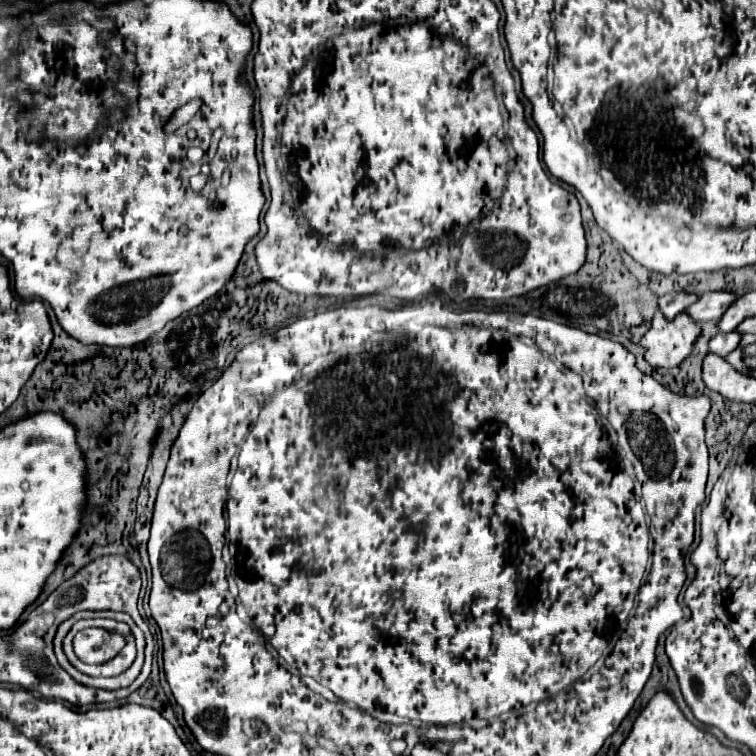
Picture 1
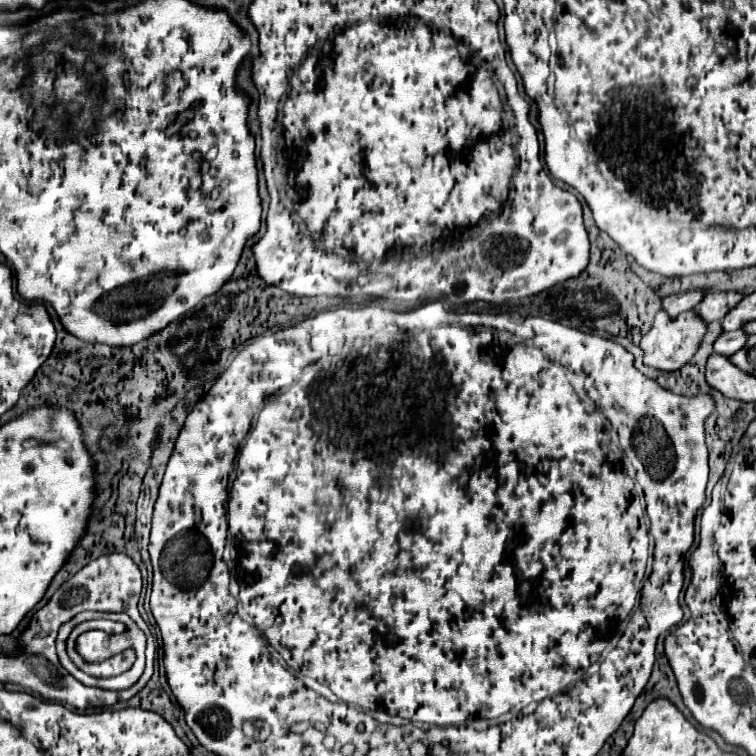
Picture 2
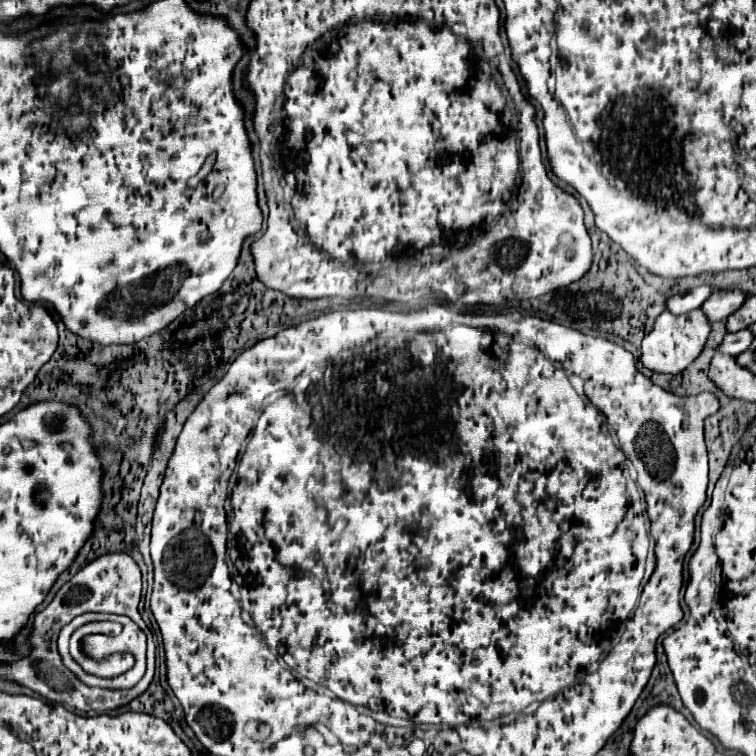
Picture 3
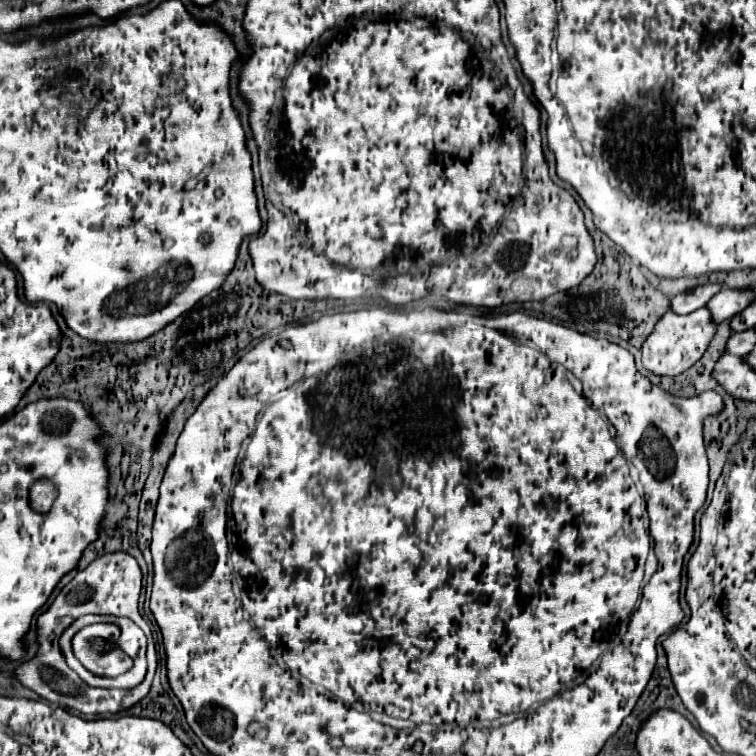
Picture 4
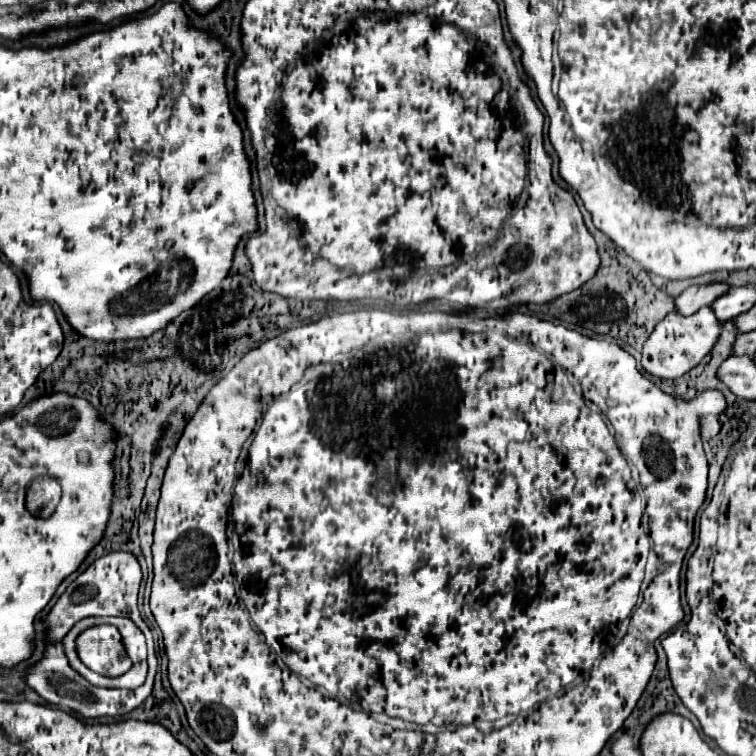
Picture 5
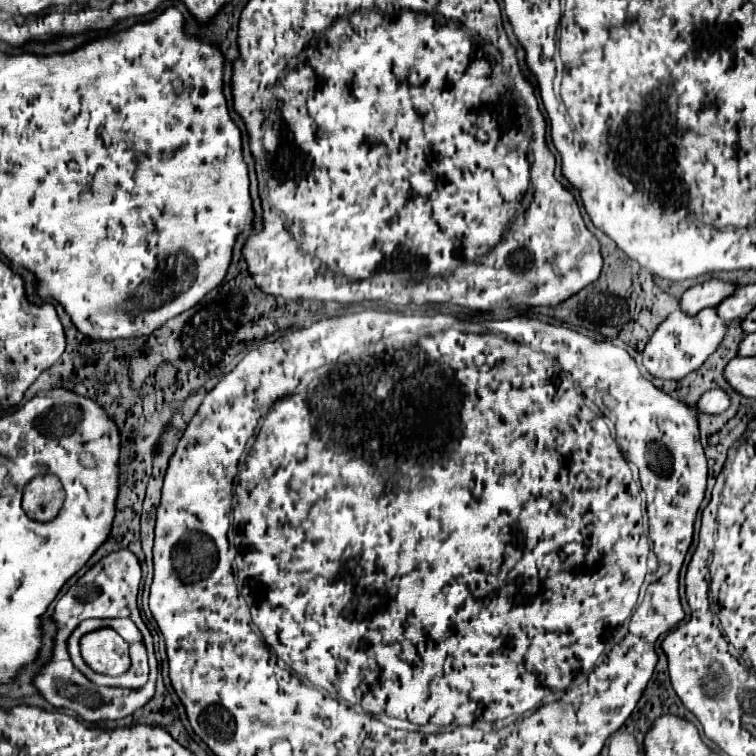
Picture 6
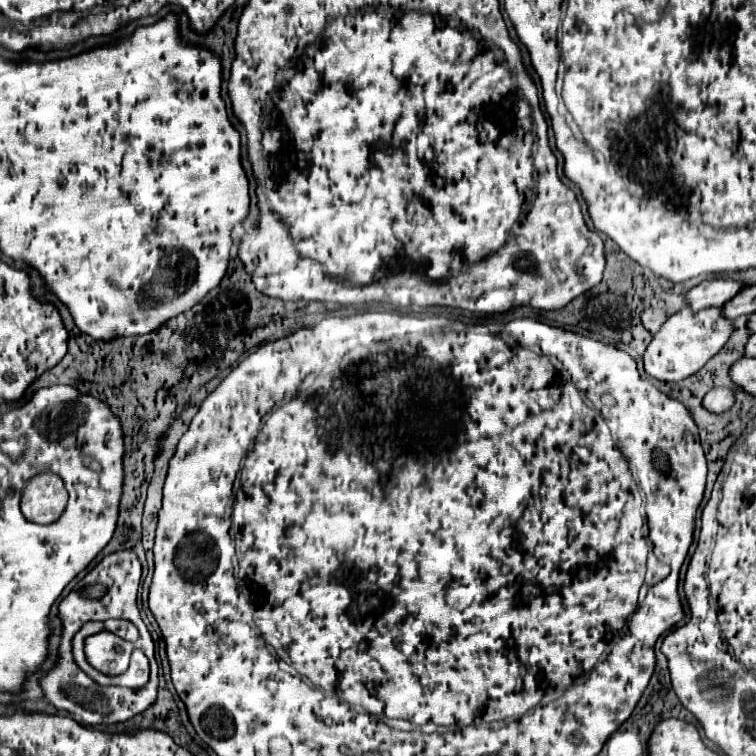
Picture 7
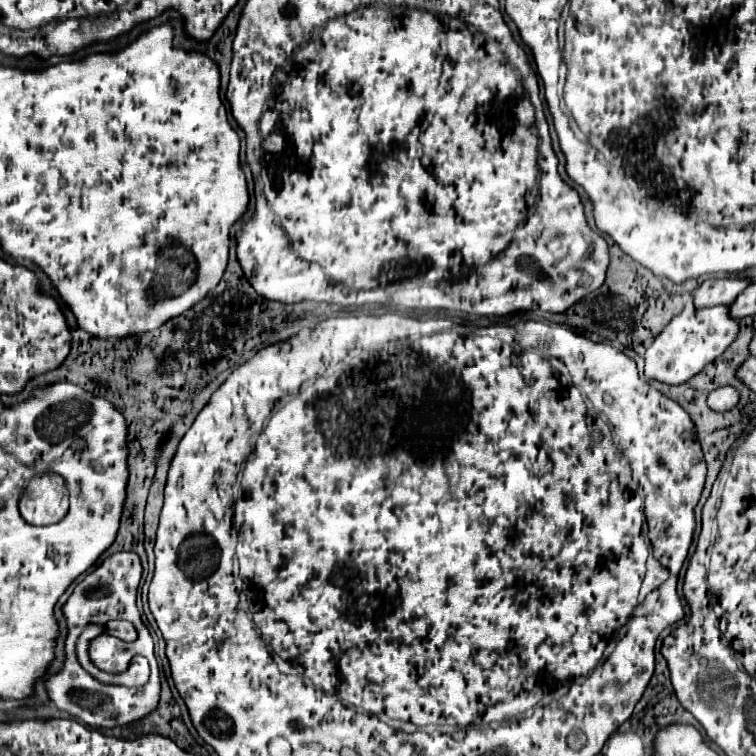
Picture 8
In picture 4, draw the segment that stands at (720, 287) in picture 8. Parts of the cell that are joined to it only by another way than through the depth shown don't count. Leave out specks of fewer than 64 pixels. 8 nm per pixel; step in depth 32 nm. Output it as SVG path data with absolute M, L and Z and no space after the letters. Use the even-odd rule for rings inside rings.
M702 284L702 286L688 288L686 292L672 298L672 312L690 314L690 312L706 306L710 302L710 298L714 294L718 294L720 290L722 290L720 284Z

